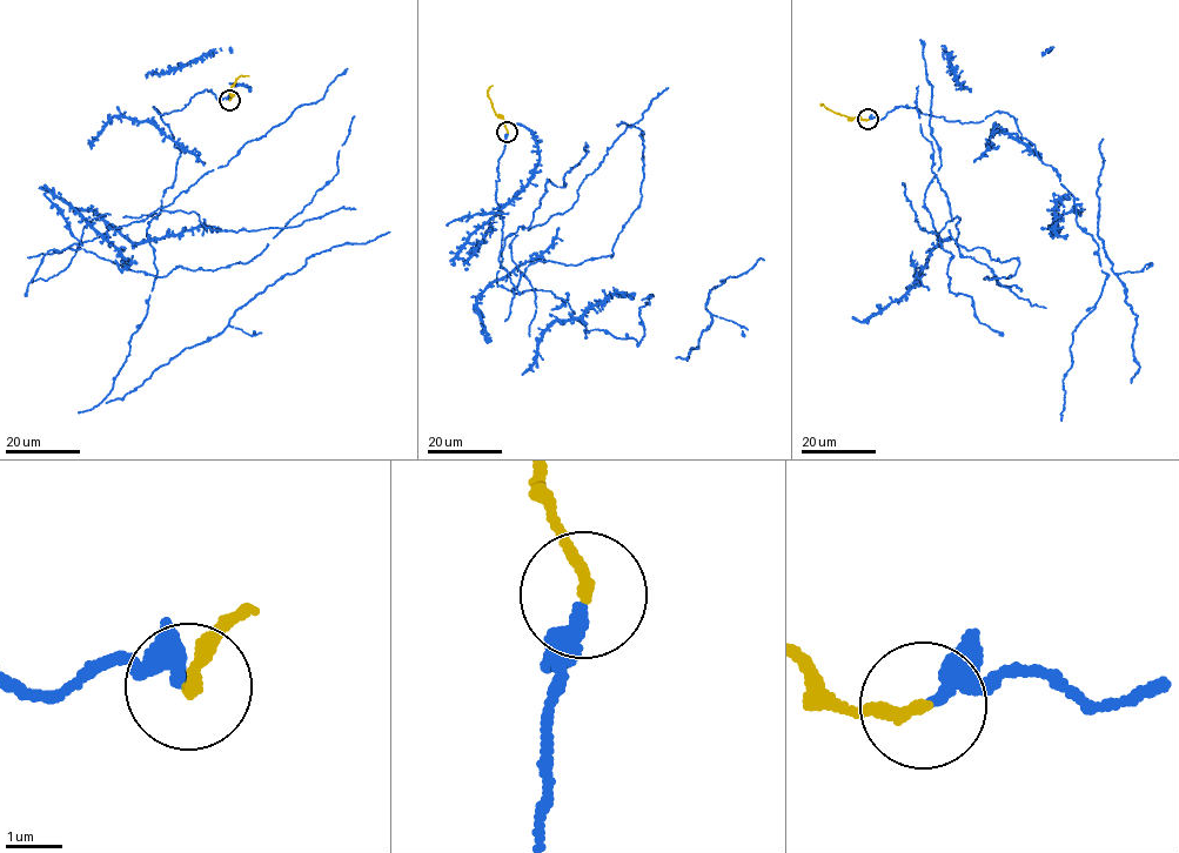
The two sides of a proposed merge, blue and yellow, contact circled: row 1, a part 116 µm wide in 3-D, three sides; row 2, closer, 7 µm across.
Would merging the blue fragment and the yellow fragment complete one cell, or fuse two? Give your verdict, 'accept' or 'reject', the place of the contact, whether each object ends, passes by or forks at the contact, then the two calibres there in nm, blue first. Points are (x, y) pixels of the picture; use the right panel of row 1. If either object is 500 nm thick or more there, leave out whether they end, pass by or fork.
accept | (868, 119) | blue passes by | yellow ends | 200/220 nm

